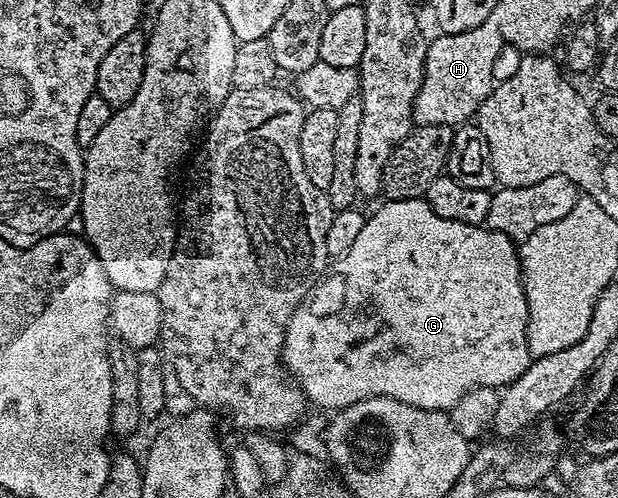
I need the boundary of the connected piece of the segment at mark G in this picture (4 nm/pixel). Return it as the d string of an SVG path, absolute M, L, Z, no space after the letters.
M423 198L390 200L381 205L373 216L369 215L365 219L354 246L350 246L344 256L331 261L330 267L306 294L298 310L294 310L288 323L282 359L288 375L299 384L305 397L311 403L313 400L320 408L328 408L327 410L339 410L371 396L393 396L398 402L406 402L415 408L443 412L454 407L458 398L465 396L471 388L499 389L512 380L517 380L534 359L528 349L528 303L517 241L501 232L494 232L487 226L438 218L438 214L430 210L427 200Z

